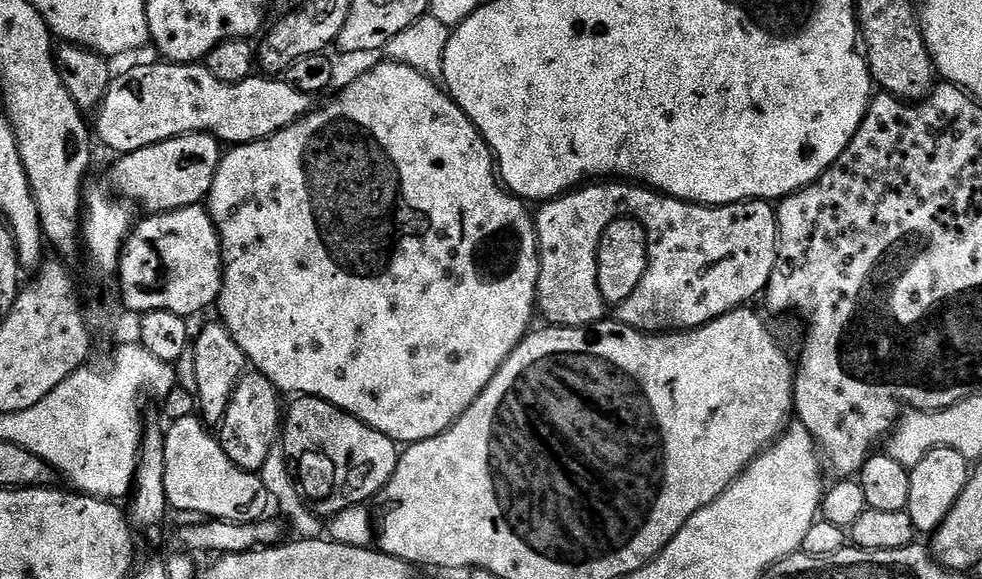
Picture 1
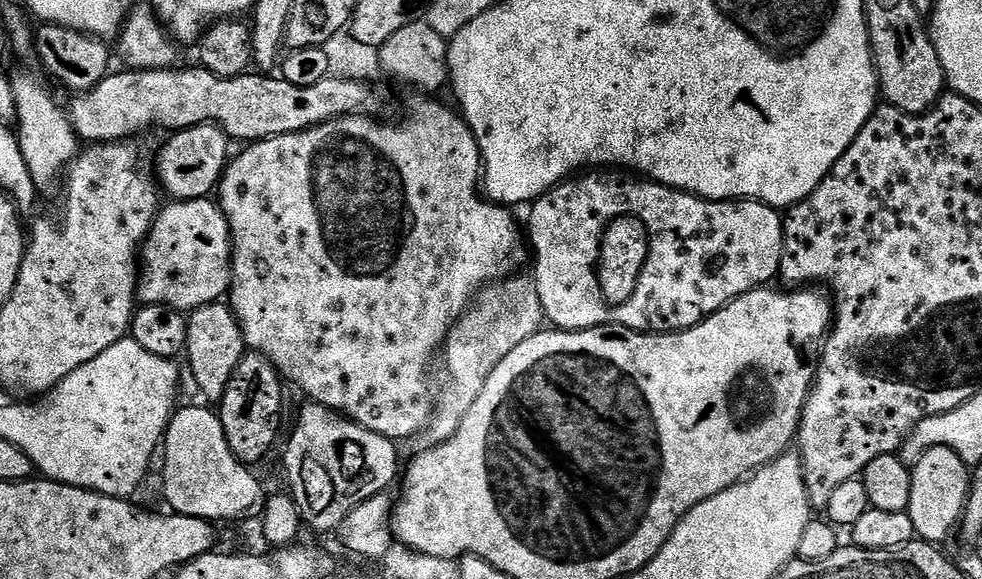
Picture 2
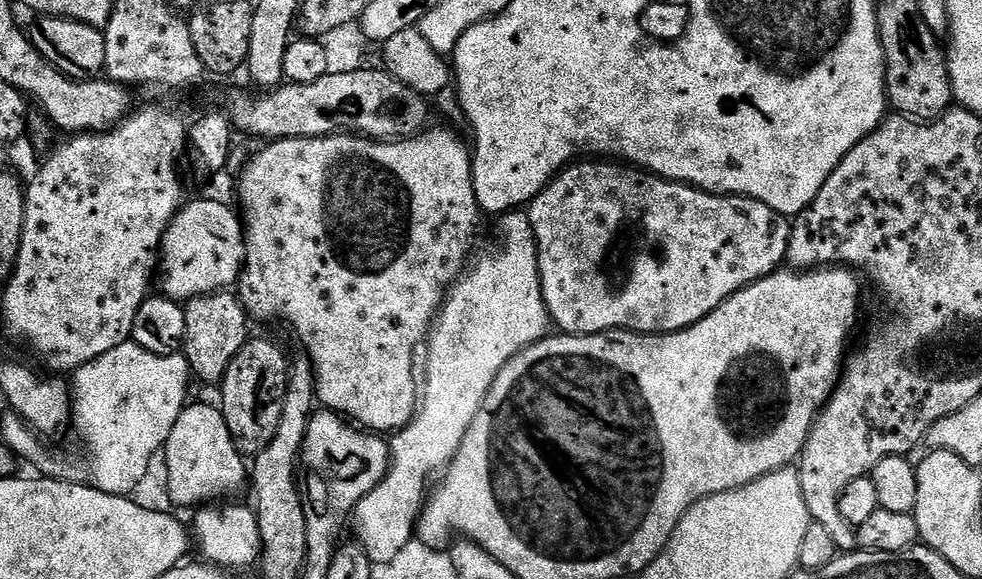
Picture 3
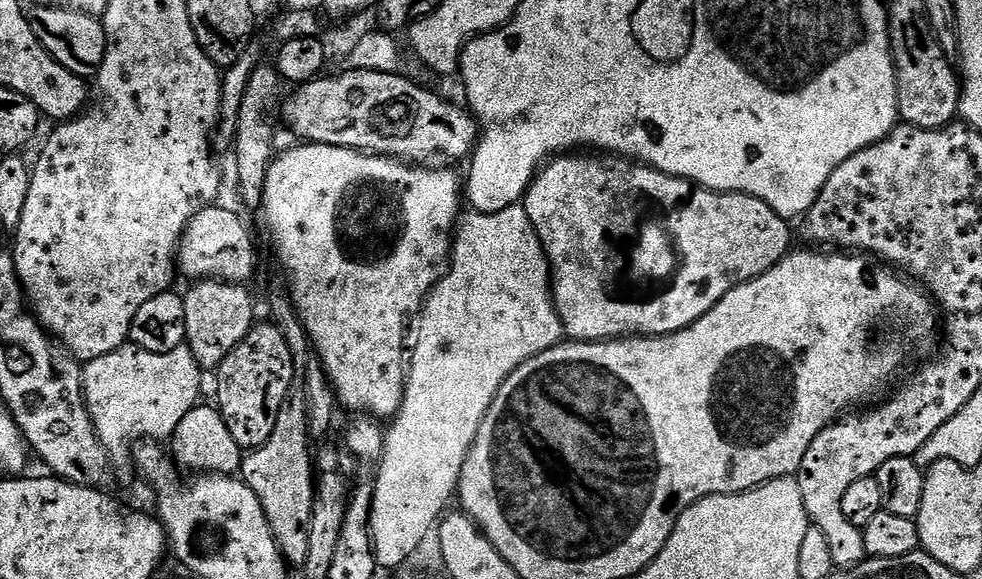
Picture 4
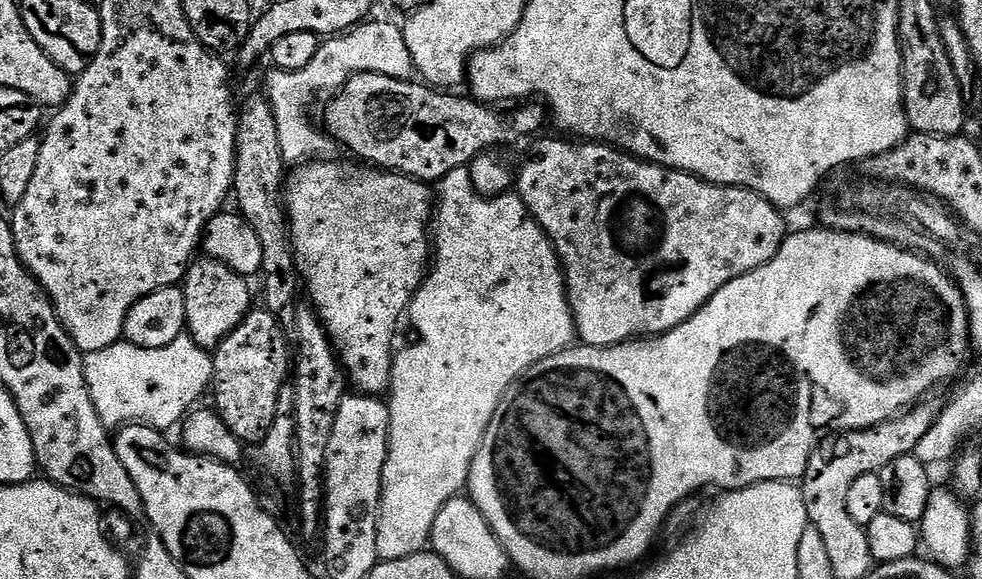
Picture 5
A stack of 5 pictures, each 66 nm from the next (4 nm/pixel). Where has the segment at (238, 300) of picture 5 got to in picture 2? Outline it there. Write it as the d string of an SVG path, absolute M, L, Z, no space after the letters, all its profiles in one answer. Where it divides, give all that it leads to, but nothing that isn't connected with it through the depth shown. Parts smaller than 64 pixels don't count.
M224 302L195 308L187 317L187 321L188 333L184 347L186 357L188 356L186 364L194 372L201 397L205 401L212 400L208 402L218 402L224 396L232 372L241 358L246 355L246 345L240 323L237 322L231 307Z

